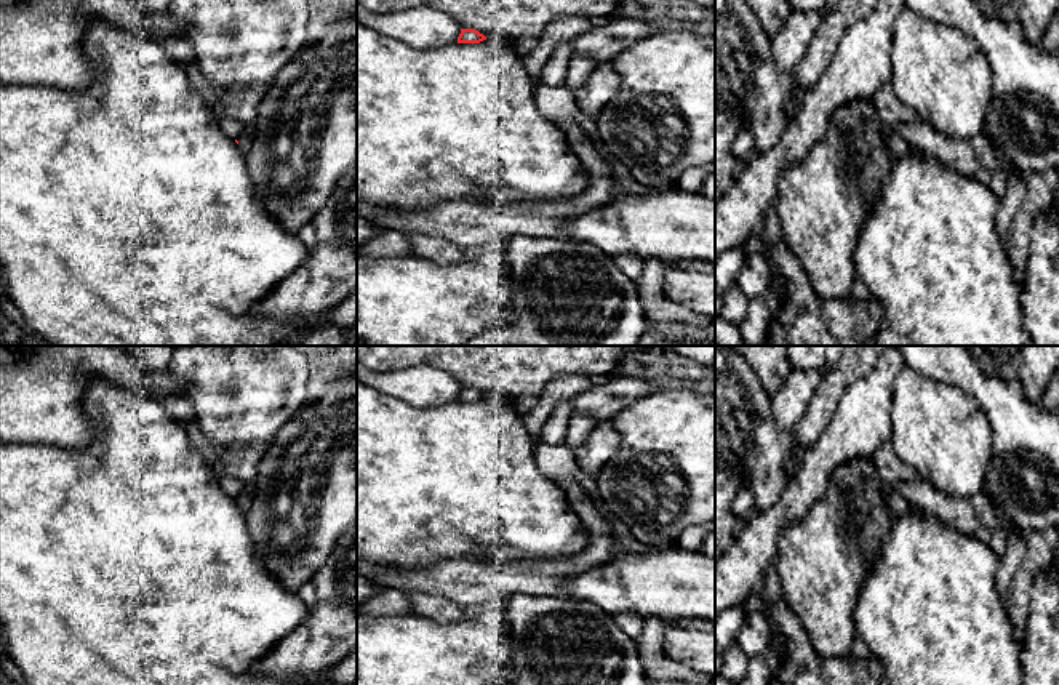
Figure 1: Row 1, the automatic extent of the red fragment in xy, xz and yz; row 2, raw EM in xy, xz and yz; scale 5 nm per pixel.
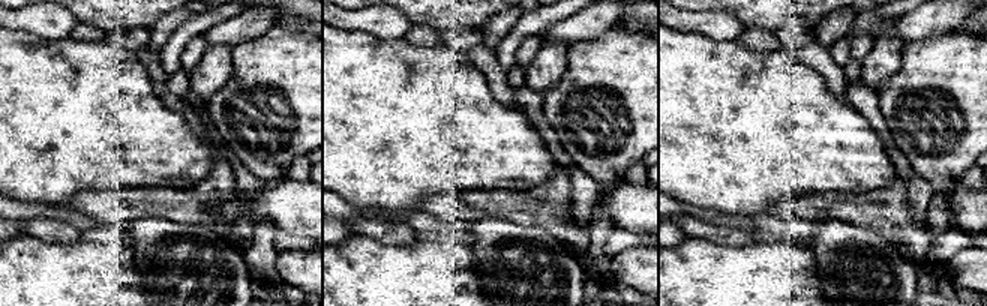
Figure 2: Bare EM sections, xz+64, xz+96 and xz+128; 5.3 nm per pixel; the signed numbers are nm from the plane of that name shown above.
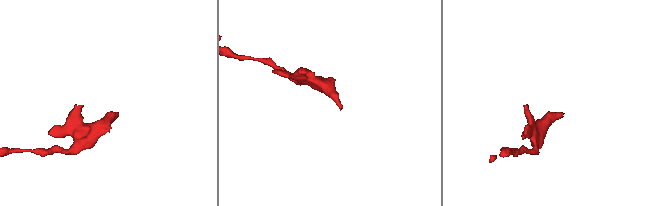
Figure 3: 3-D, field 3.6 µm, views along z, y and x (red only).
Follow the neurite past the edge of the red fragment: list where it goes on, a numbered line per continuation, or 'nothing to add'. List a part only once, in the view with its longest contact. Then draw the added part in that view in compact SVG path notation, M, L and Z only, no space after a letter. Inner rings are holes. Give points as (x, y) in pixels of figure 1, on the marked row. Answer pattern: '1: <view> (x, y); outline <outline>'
1: xy (243, 140); outline M243 131L238 138L237 138L238 144L237 147L240 149L240 152L243 155L246 155L251 149L251 134L248 134L246 131Z

